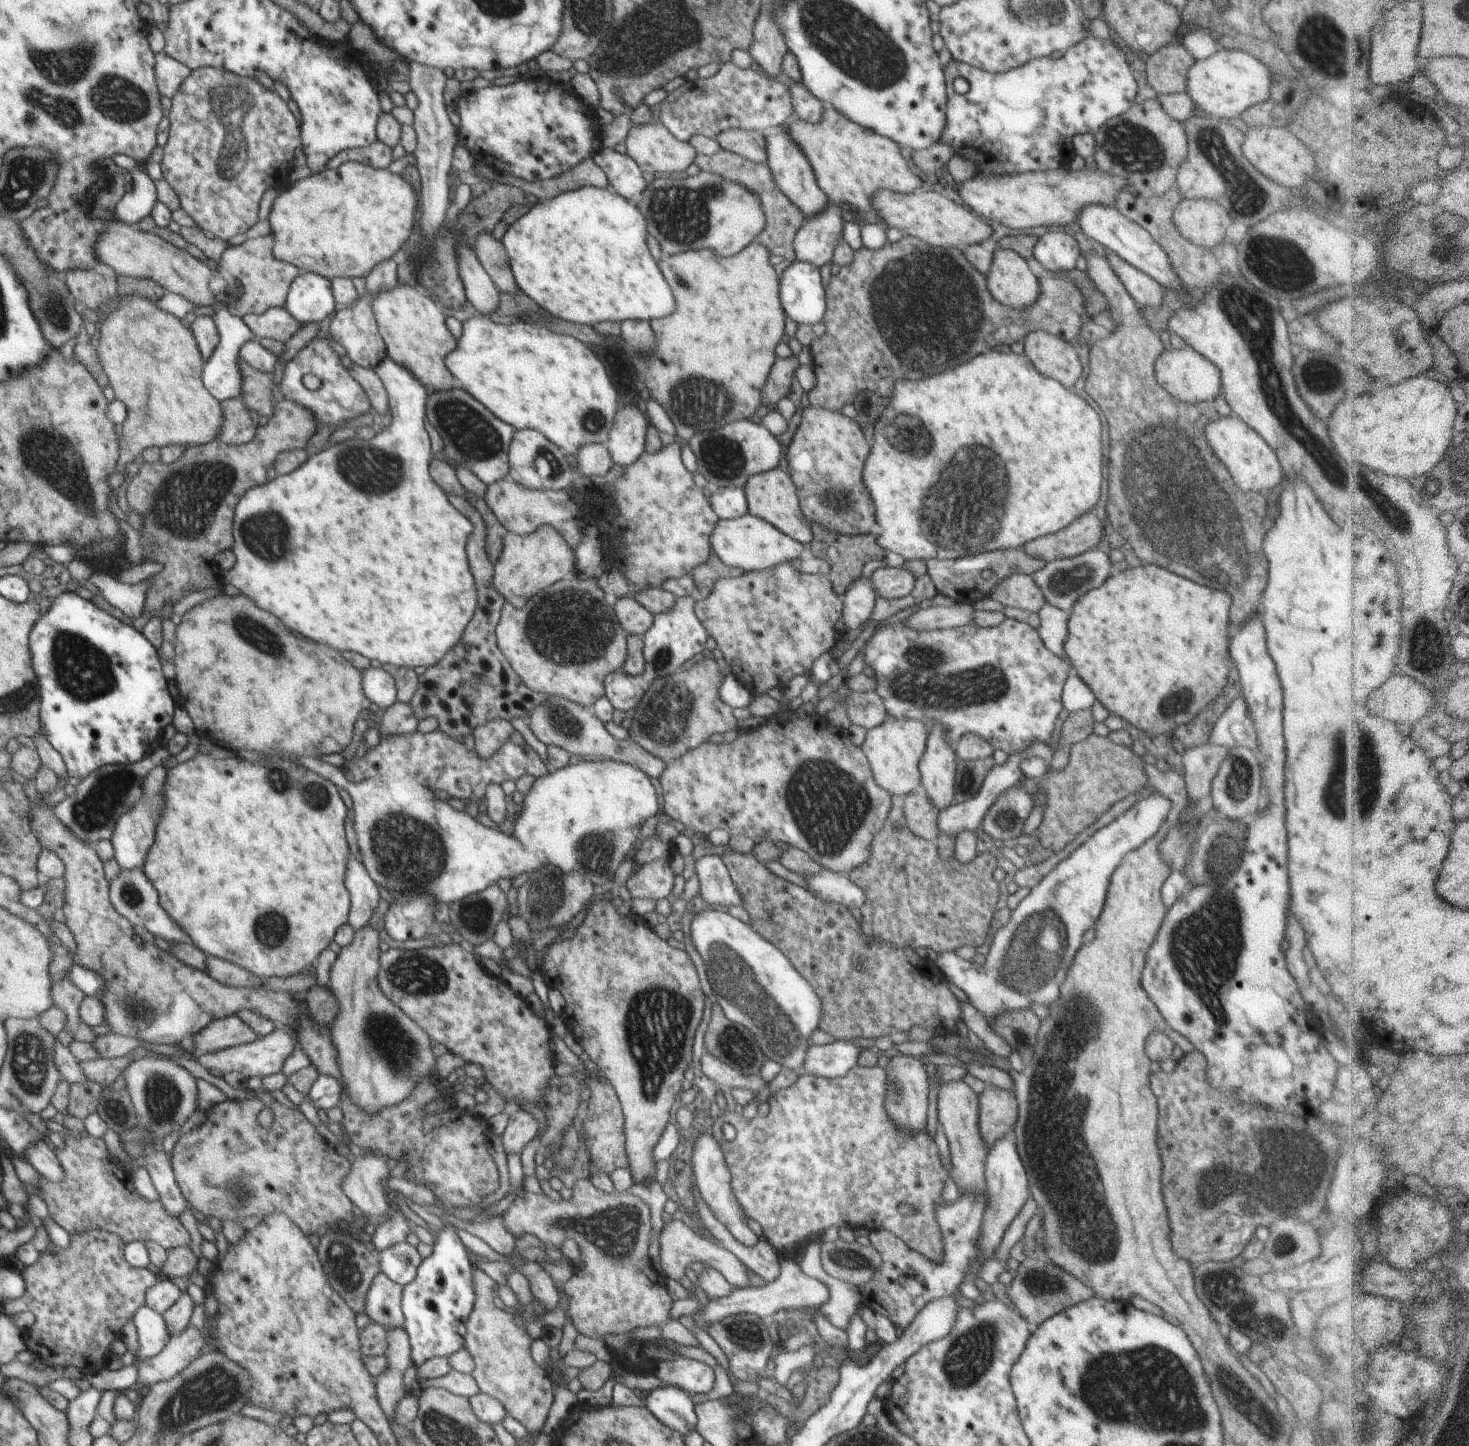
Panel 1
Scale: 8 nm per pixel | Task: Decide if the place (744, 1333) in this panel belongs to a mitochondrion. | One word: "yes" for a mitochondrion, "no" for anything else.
yes

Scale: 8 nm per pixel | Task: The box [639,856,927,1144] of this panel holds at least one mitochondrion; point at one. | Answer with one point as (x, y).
(749, 995)

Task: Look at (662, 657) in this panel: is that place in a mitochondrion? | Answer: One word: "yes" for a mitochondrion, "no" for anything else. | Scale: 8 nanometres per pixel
yes

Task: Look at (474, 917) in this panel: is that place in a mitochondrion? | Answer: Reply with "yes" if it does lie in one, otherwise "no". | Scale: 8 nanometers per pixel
yes

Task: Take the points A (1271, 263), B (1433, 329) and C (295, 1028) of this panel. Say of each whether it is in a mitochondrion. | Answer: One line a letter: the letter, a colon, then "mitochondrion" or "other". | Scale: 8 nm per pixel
A: mitochondrion
B: other
C: other

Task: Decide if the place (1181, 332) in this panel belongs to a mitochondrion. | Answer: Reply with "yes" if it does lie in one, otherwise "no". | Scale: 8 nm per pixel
no

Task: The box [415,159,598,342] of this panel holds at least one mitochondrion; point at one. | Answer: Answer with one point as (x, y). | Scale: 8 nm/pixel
(429, 258)

